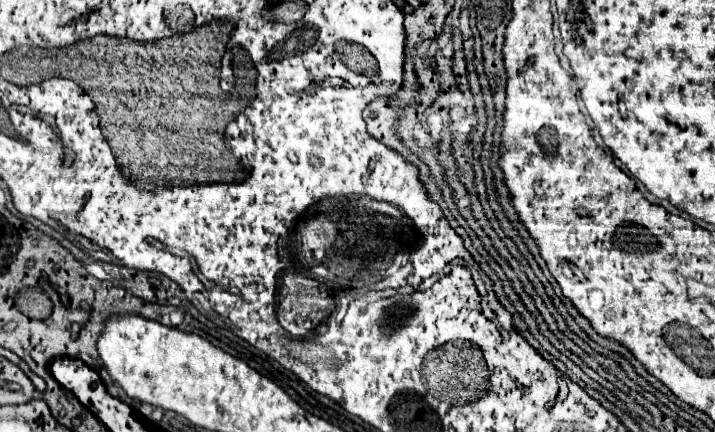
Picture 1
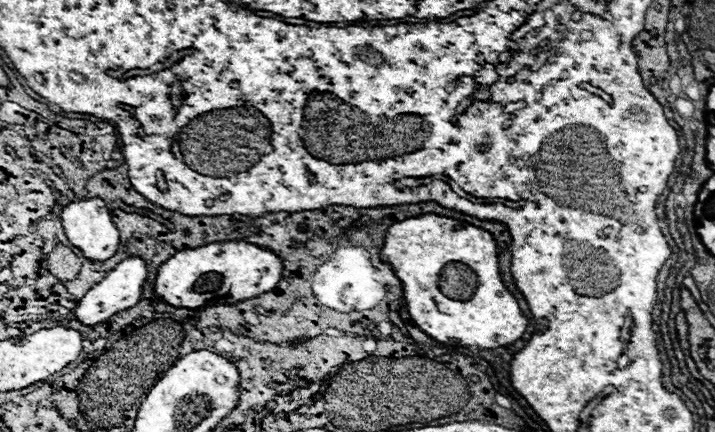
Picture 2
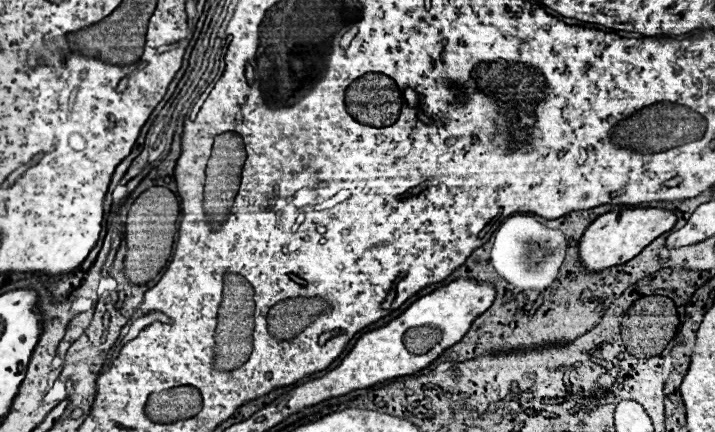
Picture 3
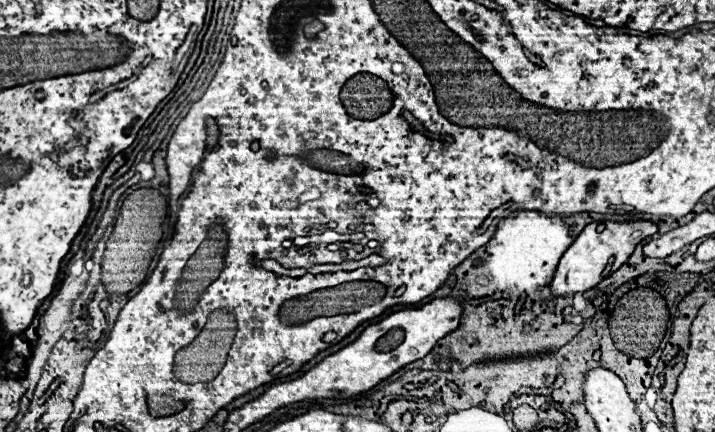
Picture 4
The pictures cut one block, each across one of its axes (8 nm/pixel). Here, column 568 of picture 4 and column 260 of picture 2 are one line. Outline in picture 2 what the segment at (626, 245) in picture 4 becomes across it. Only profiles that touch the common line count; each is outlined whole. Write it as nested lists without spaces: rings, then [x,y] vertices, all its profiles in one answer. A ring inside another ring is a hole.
[[[246,240],[212,242],[198,248],[186,248],[166,260],[156,274],[156,294],[174,308],[200,308],[206,302],[238,302],[270,292],[282,280],[282,260],[268,248]]]

